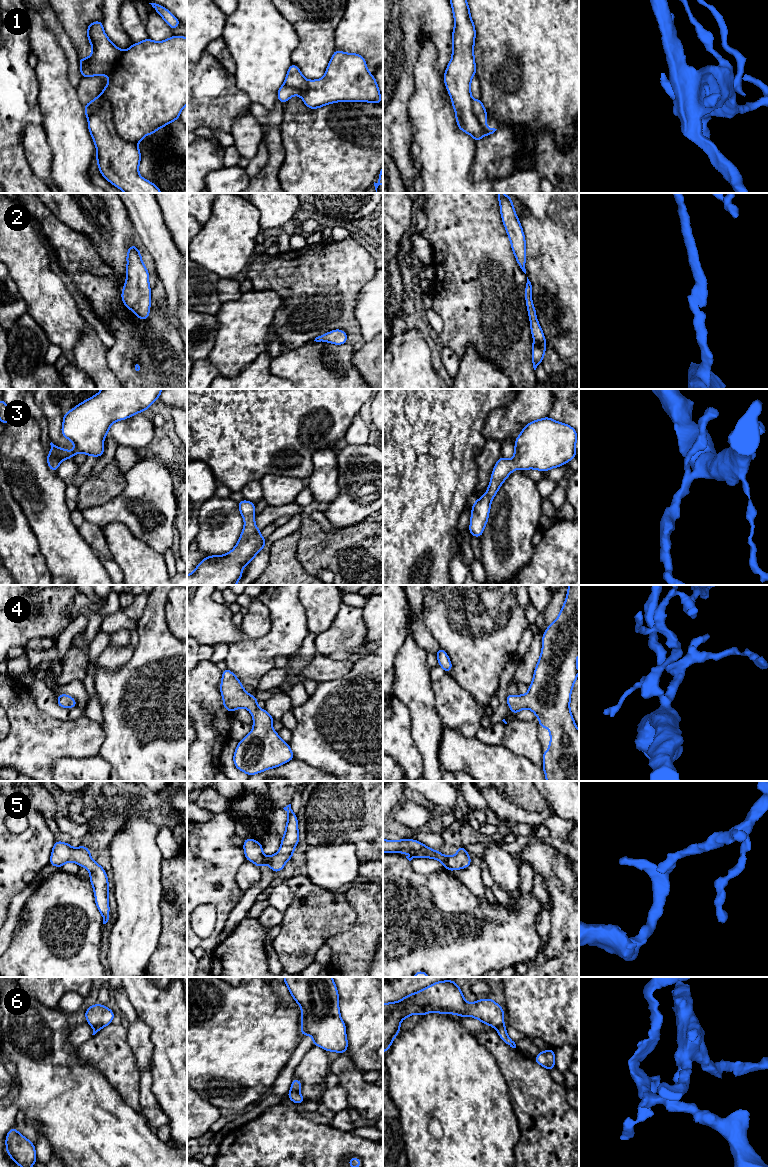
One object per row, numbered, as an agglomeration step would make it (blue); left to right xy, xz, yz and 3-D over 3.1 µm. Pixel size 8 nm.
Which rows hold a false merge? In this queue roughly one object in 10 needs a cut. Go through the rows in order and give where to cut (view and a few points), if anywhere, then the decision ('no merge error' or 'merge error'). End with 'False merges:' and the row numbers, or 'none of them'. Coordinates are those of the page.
1: cut xy (107, 83), (103, 97), (114, 127), (137, 143); merge error
2: cut none; no merge error
3: cut none; no merge error
4: cut none; no merge error
5: cut none; no merge error
6: cut xz (289, 1091), (298, 1093); merge error
False merges: 1, 6

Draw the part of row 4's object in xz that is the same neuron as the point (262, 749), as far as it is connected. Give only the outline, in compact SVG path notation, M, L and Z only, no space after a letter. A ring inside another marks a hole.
M228 668L222 671L220 691L227 711L233 713L243 707L253 716L252 731L239 741L234 752L233 761L238 770L252 776L295 759L289 744L272 729L274 718L257 706L258 700L244 690Z

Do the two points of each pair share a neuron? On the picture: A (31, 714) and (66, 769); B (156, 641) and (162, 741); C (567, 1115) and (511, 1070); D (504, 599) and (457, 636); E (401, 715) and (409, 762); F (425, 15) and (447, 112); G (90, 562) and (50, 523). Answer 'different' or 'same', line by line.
A: different
B: same
C: same
D: same
E: same
F: different
G: same

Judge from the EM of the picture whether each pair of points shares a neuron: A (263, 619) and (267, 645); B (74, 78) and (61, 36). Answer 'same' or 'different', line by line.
A: different
B: same

